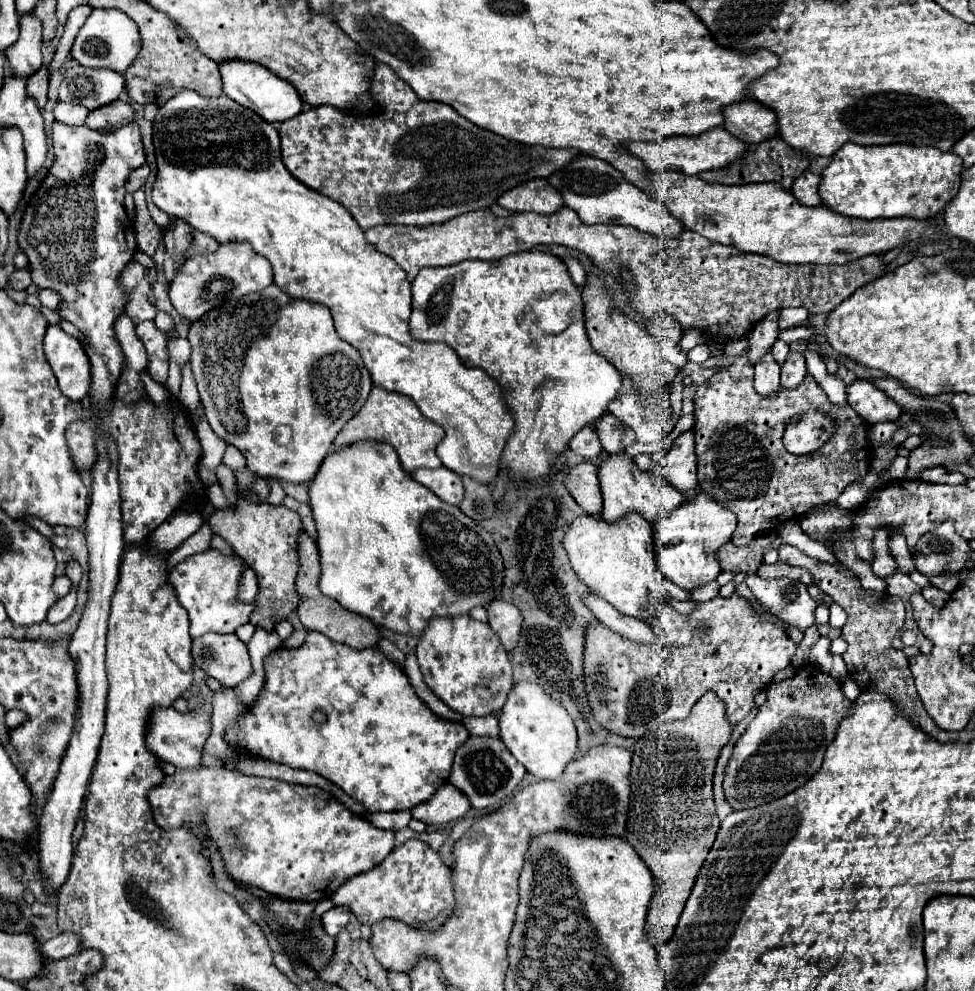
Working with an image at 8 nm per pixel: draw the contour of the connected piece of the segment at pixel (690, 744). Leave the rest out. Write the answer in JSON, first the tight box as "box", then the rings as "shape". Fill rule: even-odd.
{"box":[624,692,732,946],"shape":[[[712,692],[694,704],[688,718],[664,726],[654,736],[646,736],[646,748],[636,748],[632,754],[632,794],[624,834],[654,876],[654,896],[648,912],[648,938],[654,946],[672,936],[692,882],[718,832],[712,772],[732,732],[724,718],[724,704]]]}

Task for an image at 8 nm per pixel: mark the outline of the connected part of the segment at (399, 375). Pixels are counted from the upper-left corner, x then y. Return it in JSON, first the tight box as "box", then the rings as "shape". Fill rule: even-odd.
{"box":[152,90,512,484],"shape":[[[182,90],[178,92],[174,98],[170,98],[168,102],[164,102],[160,108],[158,108],[158,114],[154,118],[154,150],[156,150],[156,162],[158,162],[158,174],[156,174],[156,182],[154,182],[154,188],[152,188],[152,200],[154,204],[164,210],[168,216],[172,218],[180,218],[184,222],[188,222],[192,228],[212,236],[218,244],[238,244],[238,242],[248,242],[256,254],[264,256],[270,260],[273,268],[273,282],[282,290],[286,292],[290,298],[294,300],[308,300],[308,302],[318,302],[322,306],[328,306],[330,312],[332,312],[332,318],[334,318],[334,324],[336,324],[336,332],[340,334],[340,338],[344,342],[348,342],[350,346],[354,346],[362,360],[364,360],[364,366],[366,370],[370,372],[372,376],[372,382],[388,392],[398,392],[398,394],[404,394],[408,398],[412,398],[412,402],[418,406],[418,410],[430,418],[432,422],[436,422],[438,426],[444,428],[446,436],[444,440],[440,442],[438,446],[438,456],[442,460],[442,464],[446,468],[450,468],[452,472],[460,474],[460,476],[472,476],[484,484],[492,482],[498,474],[498,458],[502,454],[502,448],[512,432],[512,414],[508,412],[504,400],[502,400],[502,394],[500,394],[500,388],[496,384],[496,380],[488,378],[488,374],[484,374],[484,370],[480,368],[472,368],[468,370],[466,366],[462,366],[462,362],[458,360],[456,352],[446,346],[446,344],[440,344],[440,342],[416,342],[410,332],[408,332],[408,318],[410,318],[410,282],[406,278],[406,272],[386,254],[382,254],[380,250],[376,250],[372,244],[368,244],[364,240],[364,232],[362,228],[358,226],[358,222],[348,214],[348,210],[344,206],[340,206],[340,202],[332,200],[332,198],[326,198],[324,194],[316,192],[316,190],[310,190],[308,186],[304,186],[302,182],[298,182],[292,174],[288,174],[284,162],[282,162],[282,156],[280,156],[280,138],[278,138],[278,130],[268,124],[266,120],[262,120],[256,112],[250,112],[248,108],[240,106],[238,102],[230,100],[228,96],[216,96],[216,98],[204,98],[200,96],[198,92],[194,90]]]}

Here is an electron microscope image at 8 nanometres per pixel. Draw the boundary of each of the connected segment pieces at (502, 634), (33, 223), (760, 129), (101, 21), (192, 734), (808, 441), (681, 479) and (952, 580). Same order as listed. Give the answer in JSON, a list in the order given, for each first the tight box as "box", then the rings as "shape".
[{"box":[486,600,524,652],"shape":[[[504,600],[492,602],[490,608],[486,606],[486,610],[488,610],[488,618],[490,618],[490,628],[498,634],[502,646],[508,652],[512,652],[518,644],[522,624],[524,624],[522,612],[514,604],[504,602]]]},{"box":[18,122,146,412],"shape":[[[56,122],[52,136],[54,164],[26,206],[18,246],[30,260],[34,284],[60,292],[64,298],[64,304],[58,308],[60,316],[82,332],[82,344],[92,364],[92,412],[98,412],[112,400],[122,374],[124,356],[112,324],[124,312],[128,296],[116,280],[136,252],[134,226],[126,216],[122,200],[128,174],[146,162],[144,146],[136,122],[110,134]]]},{"box":[724,100,778,144],"shape":[[[758,100],[736,102],[724,110],[724,128],[746,144],[762,144],[778,136],[776,114]]]},{"box":[70,8,140,74],"shape":[[[94,8],[92,14],[88,16],[86,24],[80,28],[70,54],[82,66],[108,68],[108,70],[122,74],[134,62],[138,52],[140,52],[140,34],[136,30],[136,24],[132,20],[128,20],[128,16],[124,12]]]},{"box":[146,708,210,770],"shape":[[[174,708],[154,710],[148,724],[146,744],[160,760],[170,762],[178,770],[198,770],[204,766],[202,750],[204,750],[204,742],[208,734],[210,734],[210,720],[204,710],[192,710],[188,714],[180,714]]]},{"box":[784,412,834,454],"shape":[[[820,412],[796,416],[784,432],[784,446],[792,454],[810,454],[818,450],[832,434],[834,422]]]},{"box":[654,430,698,492],"shape":[[[692,430],[680,434],[674,440],[670,452],[656,464],[654,474],[664,478],[678,492],[690,492],[698,486]]]},{"box":[930,576,956,594],"shape":[[[938,576],[938,578],[930,578],[930,582],[936,586],[936,588],[942,588],[946,592],[952,594],[952,590],[956,588],[956,576]]]}]

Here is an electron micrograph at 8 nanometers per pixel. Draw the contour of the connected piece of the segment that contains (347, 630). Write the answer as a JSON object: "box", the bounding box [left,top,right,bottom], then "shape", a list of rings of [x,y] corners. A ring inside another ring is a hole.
{"box":[296,532,382,650],"shape":[[[301,532],[298,537],[298,555],[302,562],[300,568],[300,578],[296,580],[298,586],[298,594],[300,594],[300,606],[298,606],[298,616],[300,622],[304,624],[306,630],[318,630],[322,634],[326,634],[328,638],[334,638],[336,642],[344,642],[354,650],[364,650],[364,648],[378,648],[378,642],[382,638],[380,630],[366,618],[360,618],[360,614],[352,614],[348,610],[344,610],[340,604],[332,602],[332,598],[324,598],[324,594],[320,594],[318,588],[318,580],[320,580],[320,554],[318,554],[316,542],[306,534]]]}

